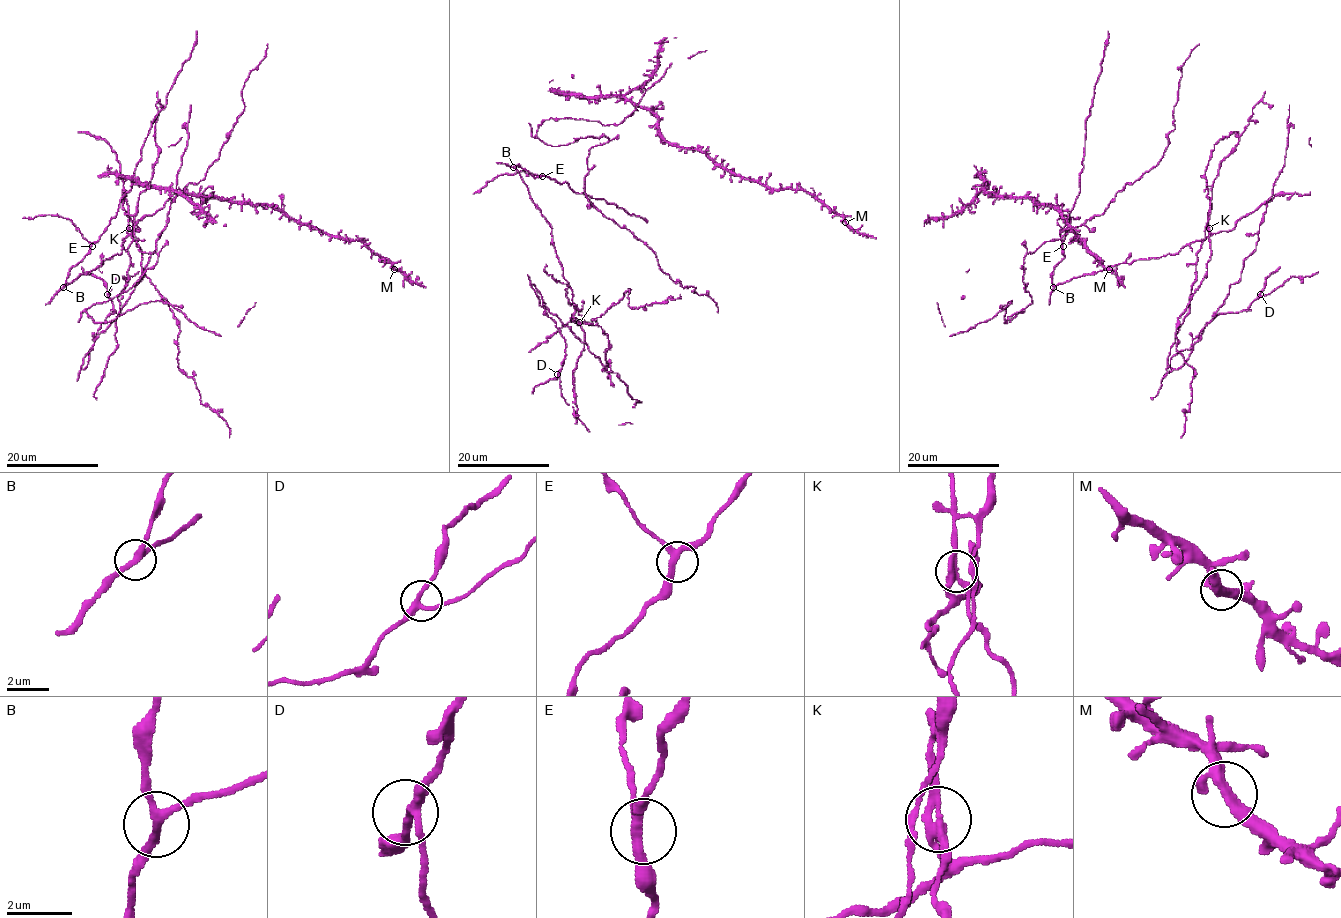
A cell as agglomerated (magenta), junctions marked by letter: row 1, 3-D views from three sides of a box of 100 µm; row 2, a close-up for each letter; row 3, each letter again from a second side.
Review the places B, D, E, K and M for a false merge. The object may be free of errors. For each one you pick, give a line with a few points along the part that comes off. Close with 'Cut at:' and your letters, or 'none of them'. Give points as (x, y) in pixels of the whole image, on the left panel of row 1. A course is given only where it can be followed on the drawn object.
K: (129, 227), (141, 252), (141, 271), (176, 319), (177, 367), (195, 381), (200, 402), (226, 421), (229, 438)
Cut at: K

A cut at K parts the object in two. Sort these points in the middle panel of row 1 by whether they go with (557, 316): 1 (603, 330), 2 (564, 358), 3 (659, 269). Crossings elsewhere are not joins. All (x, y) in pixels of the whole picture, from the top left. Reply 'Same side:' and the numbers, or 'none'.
Same side: 1, 2, 3

